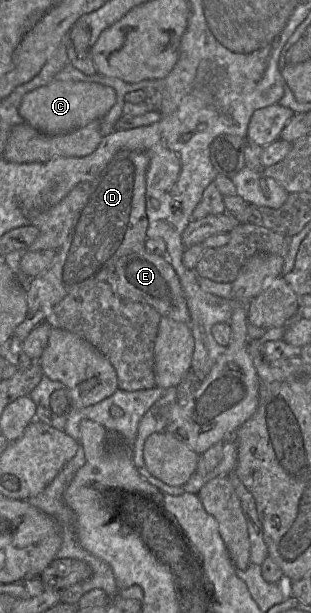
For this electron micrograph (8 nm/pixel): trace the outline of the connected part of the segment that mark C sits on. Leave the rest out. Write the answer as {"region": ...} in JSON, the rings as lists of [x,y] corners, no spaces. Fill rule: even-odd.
{"region":[[[51,80],[48,84],[26,93],[19,106],[20,116],[47,135],[58,135],[84,127],[102,118],[115,105],[116,91],[93,82]]]}

